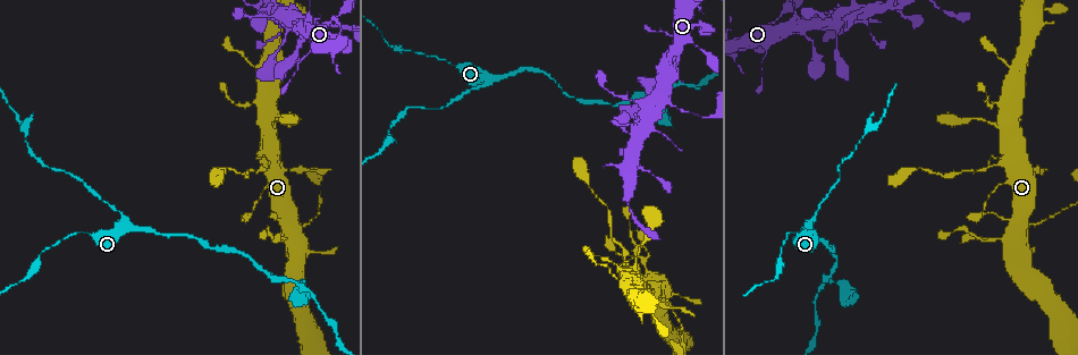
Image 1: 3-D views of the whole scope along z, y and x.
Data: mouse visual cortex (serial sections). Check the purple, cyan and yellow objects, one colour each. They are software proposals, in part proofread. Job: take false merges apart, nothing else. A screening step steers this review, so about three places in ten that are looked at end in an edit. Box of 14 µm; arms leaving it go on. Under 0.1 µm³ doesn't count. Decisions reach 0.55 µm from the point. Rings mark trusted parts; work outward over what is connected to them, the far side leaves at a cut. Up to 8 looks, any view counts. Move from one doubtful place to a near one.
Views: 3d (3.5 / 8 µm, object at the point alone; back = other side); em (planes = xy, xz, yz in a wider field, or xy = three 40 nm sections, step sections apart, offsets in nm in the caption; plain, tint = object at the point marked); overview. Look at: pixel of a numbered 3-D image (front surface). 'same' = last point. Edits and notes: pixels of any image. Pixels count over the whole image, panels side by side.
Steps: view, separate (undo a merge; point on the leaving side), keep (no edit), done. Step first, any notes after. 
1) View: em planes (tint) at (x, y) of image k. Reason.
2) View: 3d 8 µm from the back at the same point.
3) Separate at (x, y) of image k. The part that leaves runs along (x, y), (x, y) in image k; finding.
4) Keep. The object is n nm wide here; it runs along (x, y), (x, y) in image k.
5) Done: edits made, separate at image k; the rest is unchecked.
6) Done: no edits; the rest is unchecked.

View: 3d 3.5 µm at (262, 164) of image 1. Thin neck.

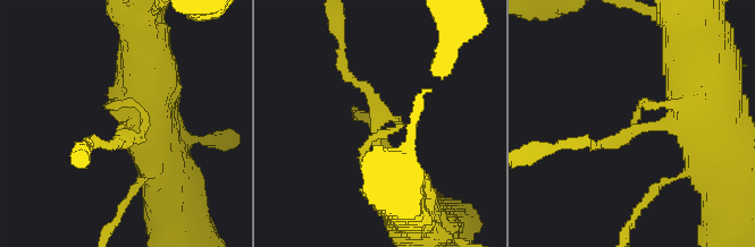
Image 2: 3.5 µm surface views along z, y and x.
View: em planes (plain) at (118, 125) of image 2. The arms are 150, 700 nm wide; need the tissue.

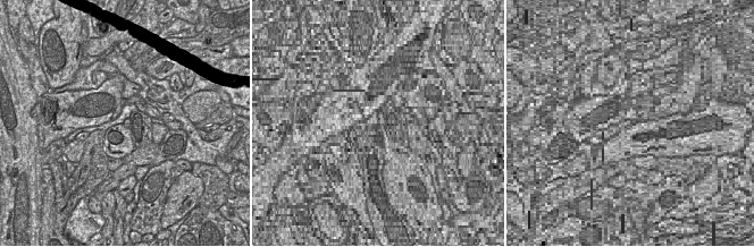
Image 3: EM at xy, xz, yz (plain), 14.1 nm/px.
View: em planes (tint) at the same point. Where the object lies.

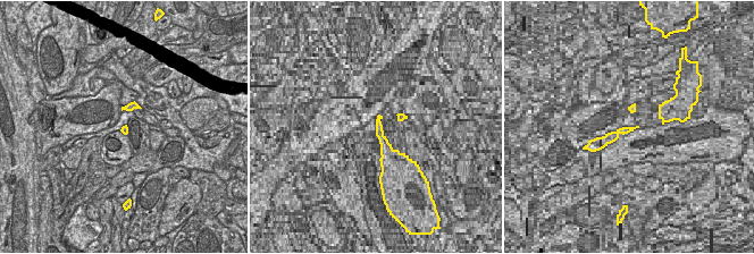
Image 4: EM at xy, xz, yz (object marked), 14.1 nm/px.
Keep. It runs along (403, 204), (375, 143), (379, 108), (354, 82) in image 2; continuous, no second cell.

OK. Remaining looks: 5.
View: 3d 3.5 µm at (289, 237) of image 1.

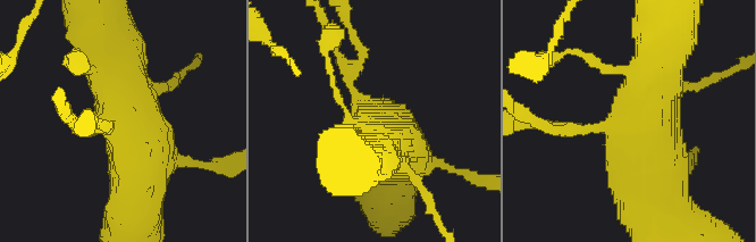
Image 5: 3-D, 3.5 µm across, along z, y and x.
View: em xy step 2 (tint) at (621, 123) of image 5. Need the tissue.

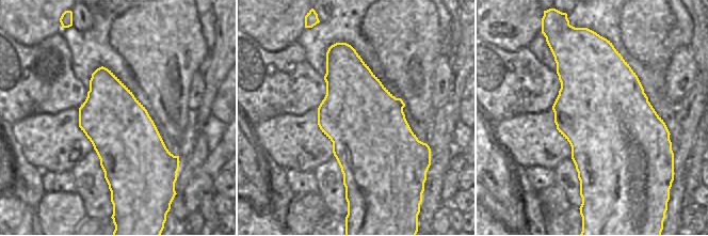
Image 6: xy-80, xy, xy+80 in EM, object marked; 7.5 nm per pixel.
Keep. It runs along (106, 55), (136, 135), (136, 198) in image 5; one cell here.

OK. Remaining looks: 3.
View: 3d 3.5 µm from the back at (835, 25) of image 1. Thick turns thin.

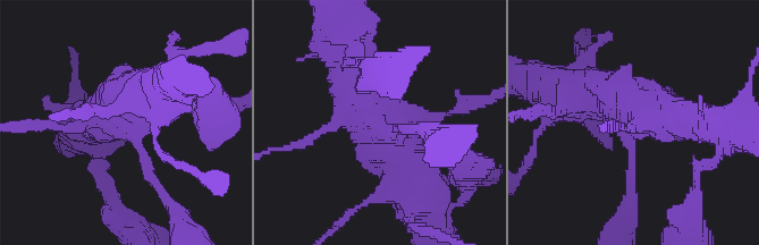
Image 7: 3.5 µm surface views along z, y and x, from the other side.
View: em xy step 2 (tint) at (382, 126) of image 7. Now the EM.

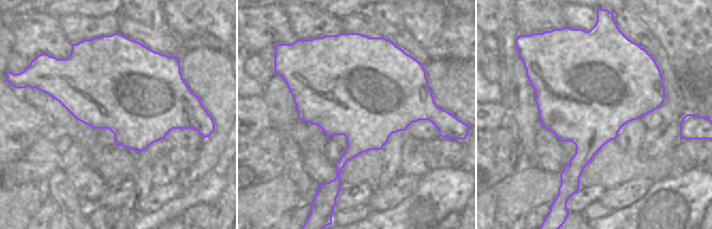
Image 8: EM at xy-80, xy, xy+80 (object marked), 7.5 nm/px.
Keep. It runs along (347, 52), (351, 81), (410, 174) in image 7; one cell here.

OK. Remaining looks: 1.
Done: no edits; the rest is unchecked.

